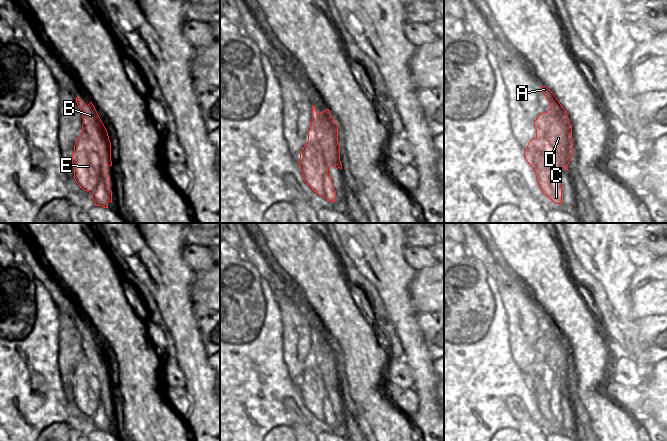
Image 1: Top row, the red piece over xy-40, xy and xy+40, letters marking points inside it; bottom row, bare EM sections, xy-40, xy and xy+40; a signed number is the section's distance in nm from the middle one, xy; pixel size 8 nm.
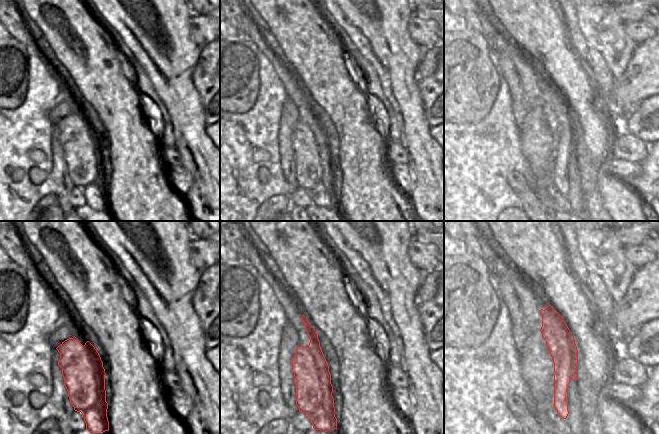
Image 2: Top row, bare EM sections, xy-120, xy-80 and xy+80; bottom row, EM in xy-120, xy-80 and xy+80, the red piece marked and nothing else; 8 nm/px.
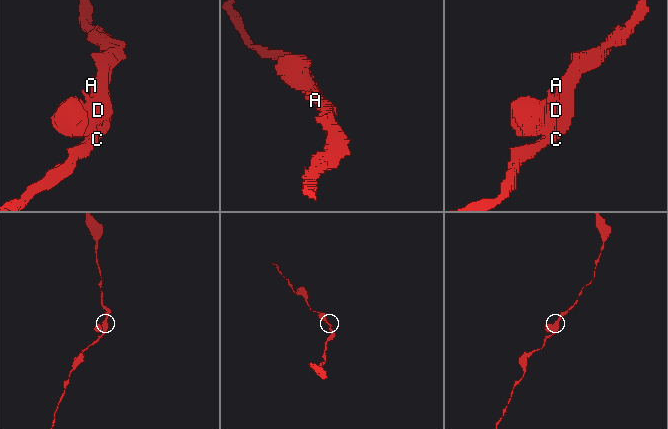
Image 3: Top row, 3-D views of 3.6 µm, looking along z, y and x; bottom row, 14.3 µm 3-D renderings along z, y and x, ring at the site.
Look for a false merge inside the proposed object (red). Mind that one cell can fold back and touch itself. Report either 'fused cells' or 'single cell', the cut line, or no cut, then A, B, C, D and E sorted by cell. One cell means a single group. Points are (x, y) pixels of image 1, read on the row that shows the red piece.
single cell; cut none; groups A B C D E

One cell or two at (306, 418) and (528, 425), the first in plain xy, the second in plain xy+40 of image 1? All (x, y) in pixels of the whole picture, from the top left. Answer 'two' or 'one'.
two

